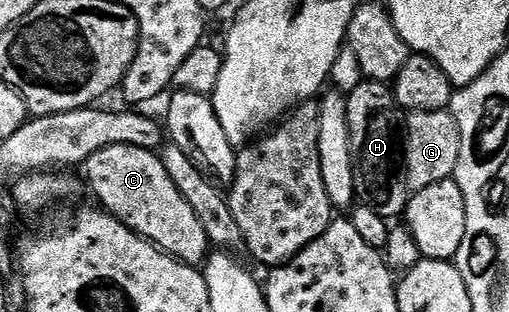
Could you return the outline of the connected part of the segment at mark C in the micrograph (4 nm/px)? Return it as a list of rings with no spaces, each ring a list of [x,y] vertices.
[[[125,144],[101,148],[101,152],[93,152],[93,156],[87,158],[86,170],[87,182],[91,185],[92,192],[99,197],[98,205],[117,221],[123,222],[132,232],[146,238],[166,254],[172,254],[180,262],[188,262],[194,267],[206,263],[209,257],[209,243],[205,228],[201,228],[201,220],[197,220],[197,212],[189,208],[185,196],[177,192],[177,184],[169,180],[169,172],[165,172],[163,159],[156,151]]]

